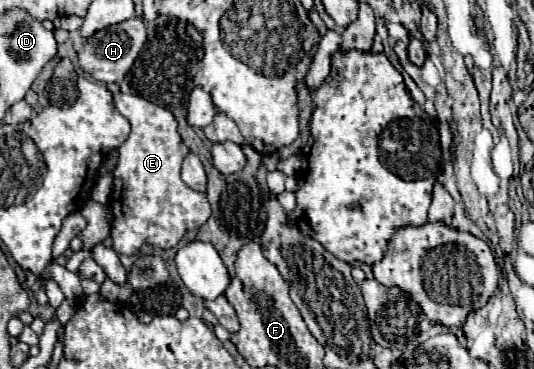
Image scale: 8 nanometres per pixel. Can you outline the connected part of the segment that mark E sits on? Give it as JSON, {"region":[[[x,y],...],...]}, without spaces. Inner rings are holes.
{"region":[[[113,94],[115,108],[131,122],[129,138],[119,146],[117,166],[113,170],[113,190],[109,196],[111,210],[111,248],[117,254],[133,256],[143,244],[173,248],[189,230],[195,230],[211,216],[207,196],[189,188],[179,172],[189,148],[177,132],[175,116],[135,94]]]}

